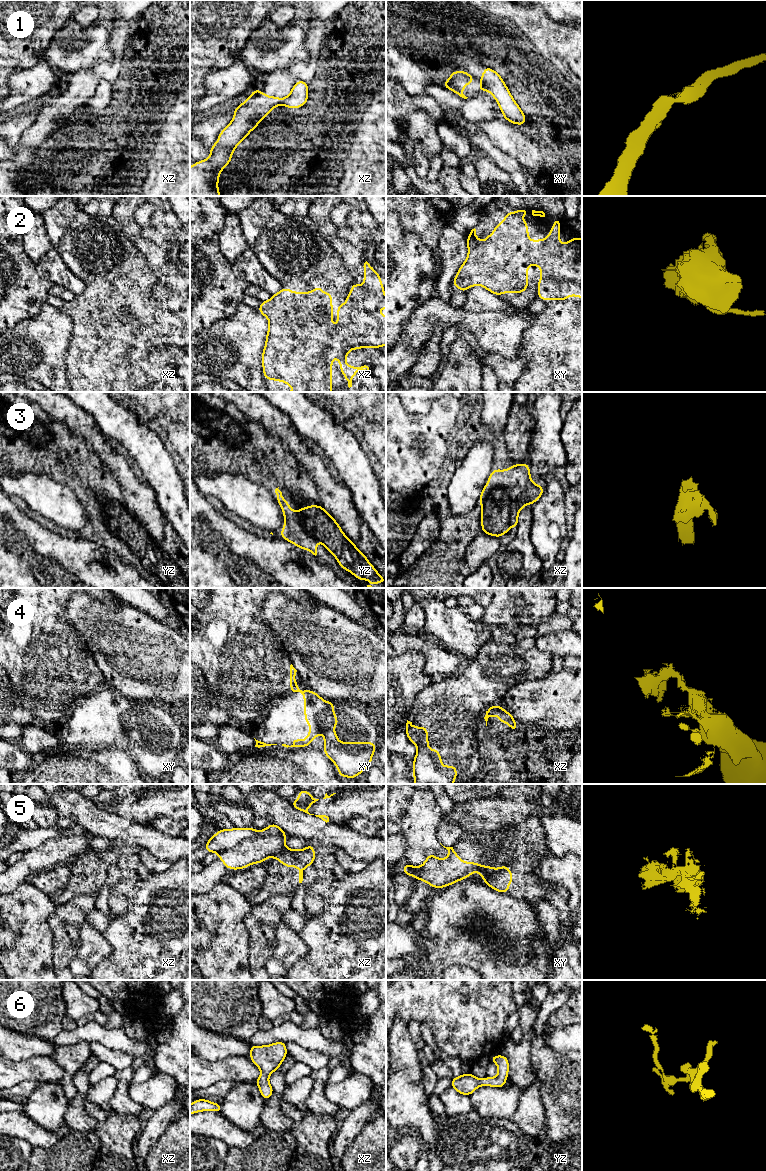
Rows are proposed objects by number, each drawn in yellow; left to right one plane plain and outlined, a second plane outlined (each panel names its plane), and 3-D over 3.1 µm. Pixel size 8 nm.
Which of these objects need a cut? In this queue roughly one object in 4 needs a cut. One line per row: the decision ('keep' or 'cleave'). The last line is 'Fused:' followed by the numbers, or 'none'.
1: cleave
2: keep
3: keep
4: cleave
5: cleave
6: keep
Fused: 1, 4, 5

